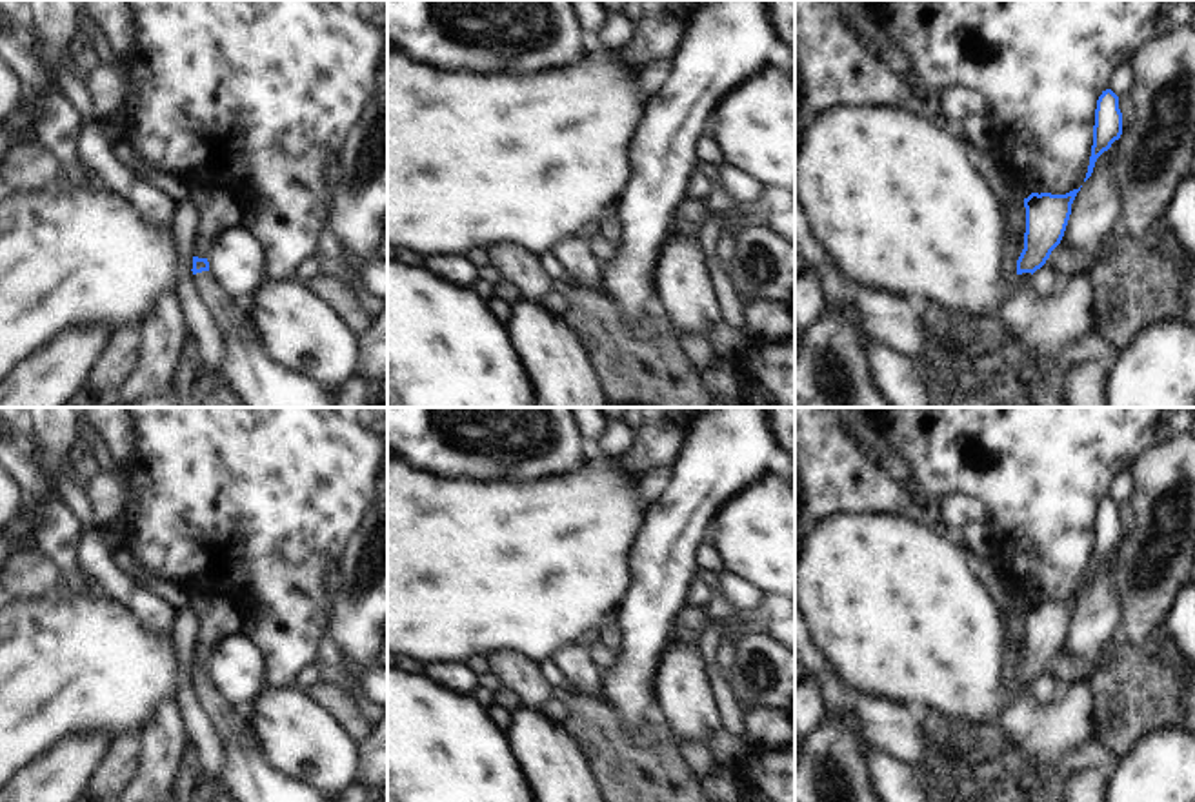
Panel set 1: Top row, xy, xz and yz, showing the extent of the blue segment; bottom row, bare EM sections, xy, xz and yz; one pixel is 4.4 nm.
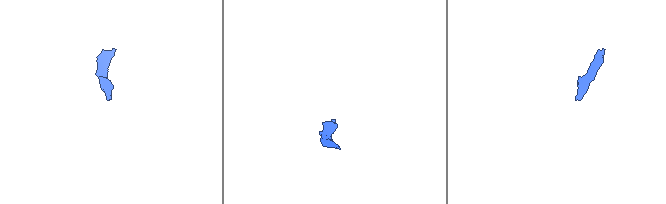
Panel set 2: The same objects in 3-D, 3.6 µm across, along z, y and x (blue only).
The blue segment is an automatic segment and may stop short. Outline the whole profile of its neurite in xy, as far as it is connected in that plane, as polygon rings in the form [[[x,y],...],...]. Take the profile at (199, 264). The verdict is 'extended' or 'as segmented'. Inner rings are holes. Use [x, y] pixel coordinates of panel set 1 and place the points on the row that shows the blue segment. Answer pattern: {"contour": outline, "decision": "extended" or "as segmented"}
{"contour": [[[193,256],[191,271],[200,300],[222,335],[222,362],[215,371],[244,407],[335,407],[327,387],[267,356],[251,313],[215,282],[207,258]]], "decision": "extended"}

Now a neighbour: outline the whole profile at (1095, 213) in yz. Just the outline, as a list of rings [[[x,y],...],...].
[[[1119,140],[1104,151],[1093,167],[1091,176],[1082,184],[1071,204],[1071,215],[1064,231],[1064,244],[1091,251],[1120,227],[1122,193],[1113,184],[1113,153]]]

